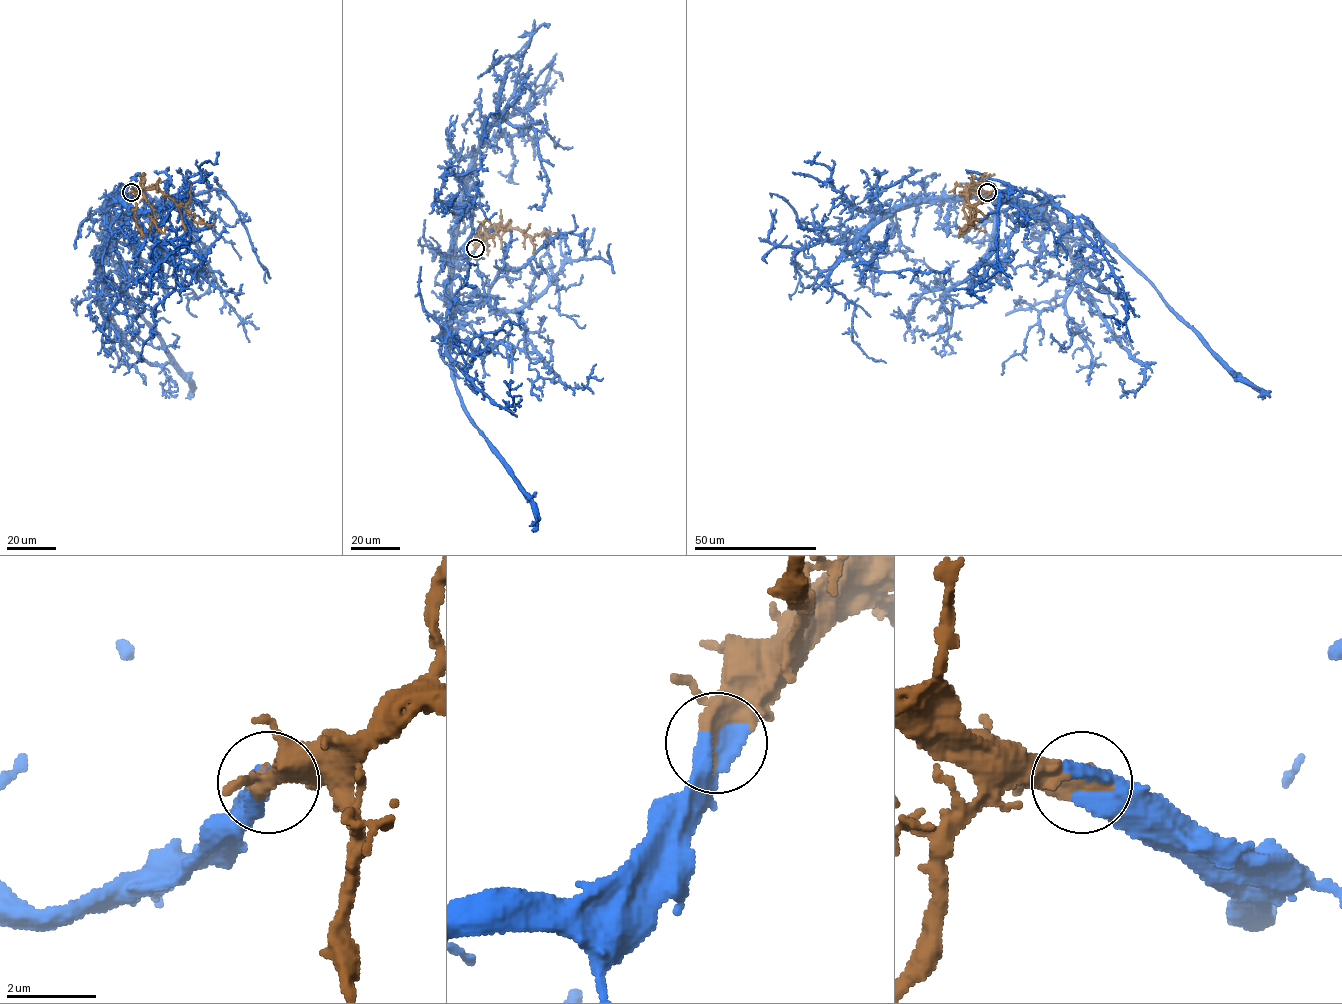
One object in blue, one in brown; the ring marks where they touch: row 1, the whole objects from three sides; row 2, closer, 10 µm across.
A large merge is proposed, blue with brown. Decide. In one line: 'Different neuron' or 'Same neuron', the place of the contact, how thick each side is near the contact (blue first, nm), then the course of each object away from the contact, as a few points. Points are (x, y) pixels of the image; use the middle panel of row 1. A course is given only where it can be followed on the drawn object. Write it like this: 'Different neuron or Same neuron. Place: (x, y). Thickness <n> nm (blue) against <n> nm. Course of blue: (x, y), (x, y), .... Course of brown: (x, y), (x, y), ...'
Same neuron. Place: (475, 248). Thickness 480 nm (blue) against 360 nm. Course of blue: (475, 248), (453, 270), (451, 375), (467, 416), (501, 456), (519, 489), (531, 503), (536, 514), (536, 531). Course of brown: (475, 248), (502, 228), (518, 228), (531, 237), (557, 232)

